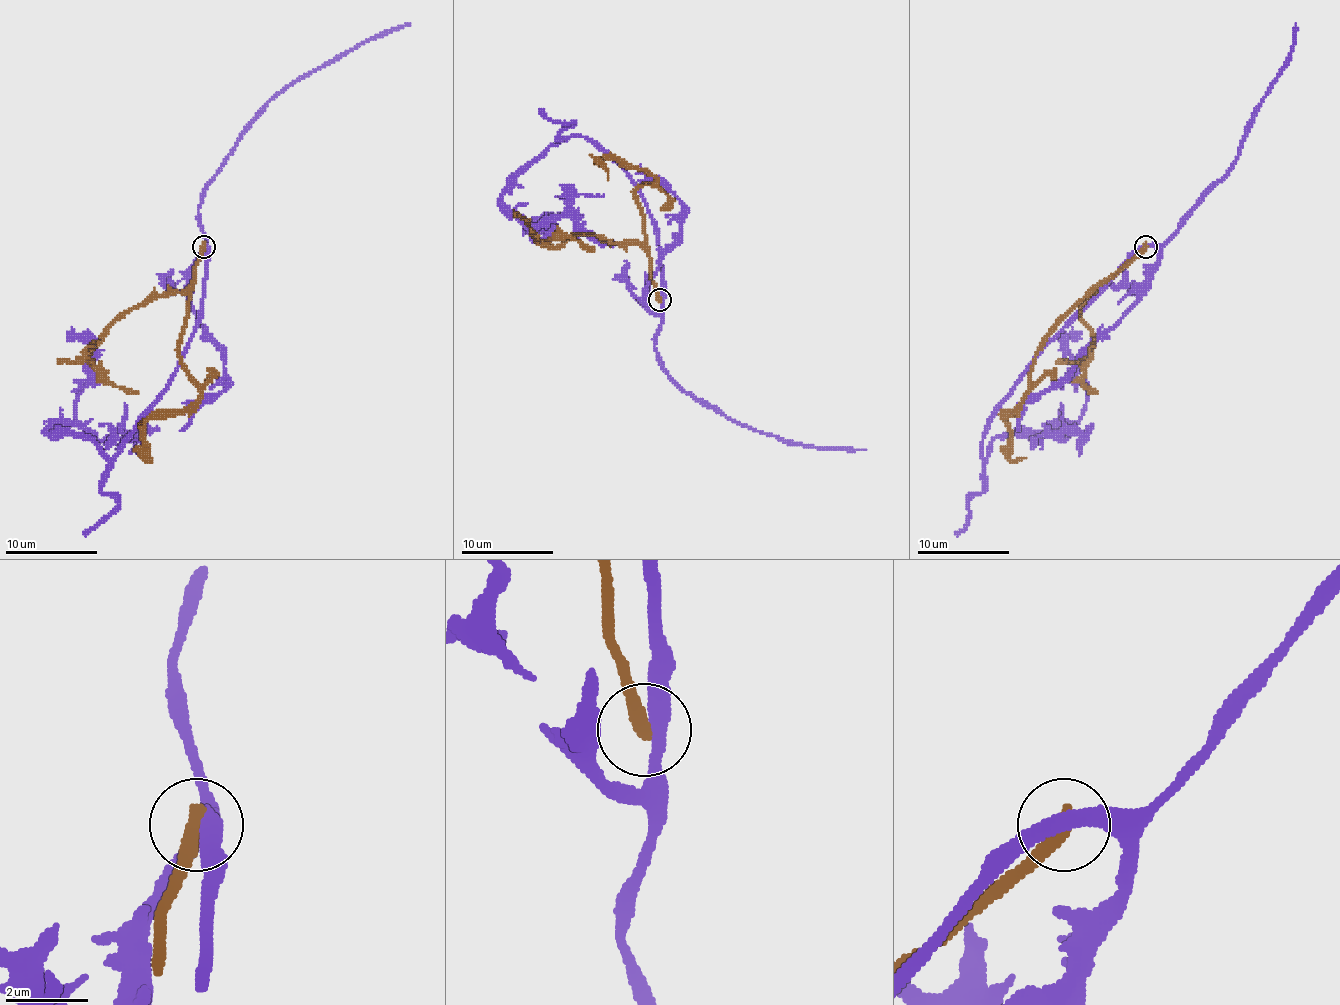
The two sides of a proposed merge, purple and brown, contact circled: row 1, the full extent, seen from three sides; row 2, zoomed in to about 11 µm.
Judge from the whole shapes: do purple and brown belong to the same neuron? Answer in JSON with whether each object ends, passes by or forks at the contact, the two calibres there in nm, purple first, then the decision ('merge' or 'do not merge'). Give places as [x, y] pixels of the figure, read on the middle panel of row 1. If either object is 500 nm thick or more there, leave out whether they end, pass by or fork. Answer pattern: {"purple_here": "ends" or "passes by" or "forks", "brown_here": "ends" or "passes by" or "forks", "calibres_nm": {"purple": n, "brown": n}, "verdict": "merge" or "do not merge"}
{"purple_here": "passes by", "brown_here": "ends", "calibres_nm": {"purple": 380, "brown": 440}, "verdict": "do not merge"}

